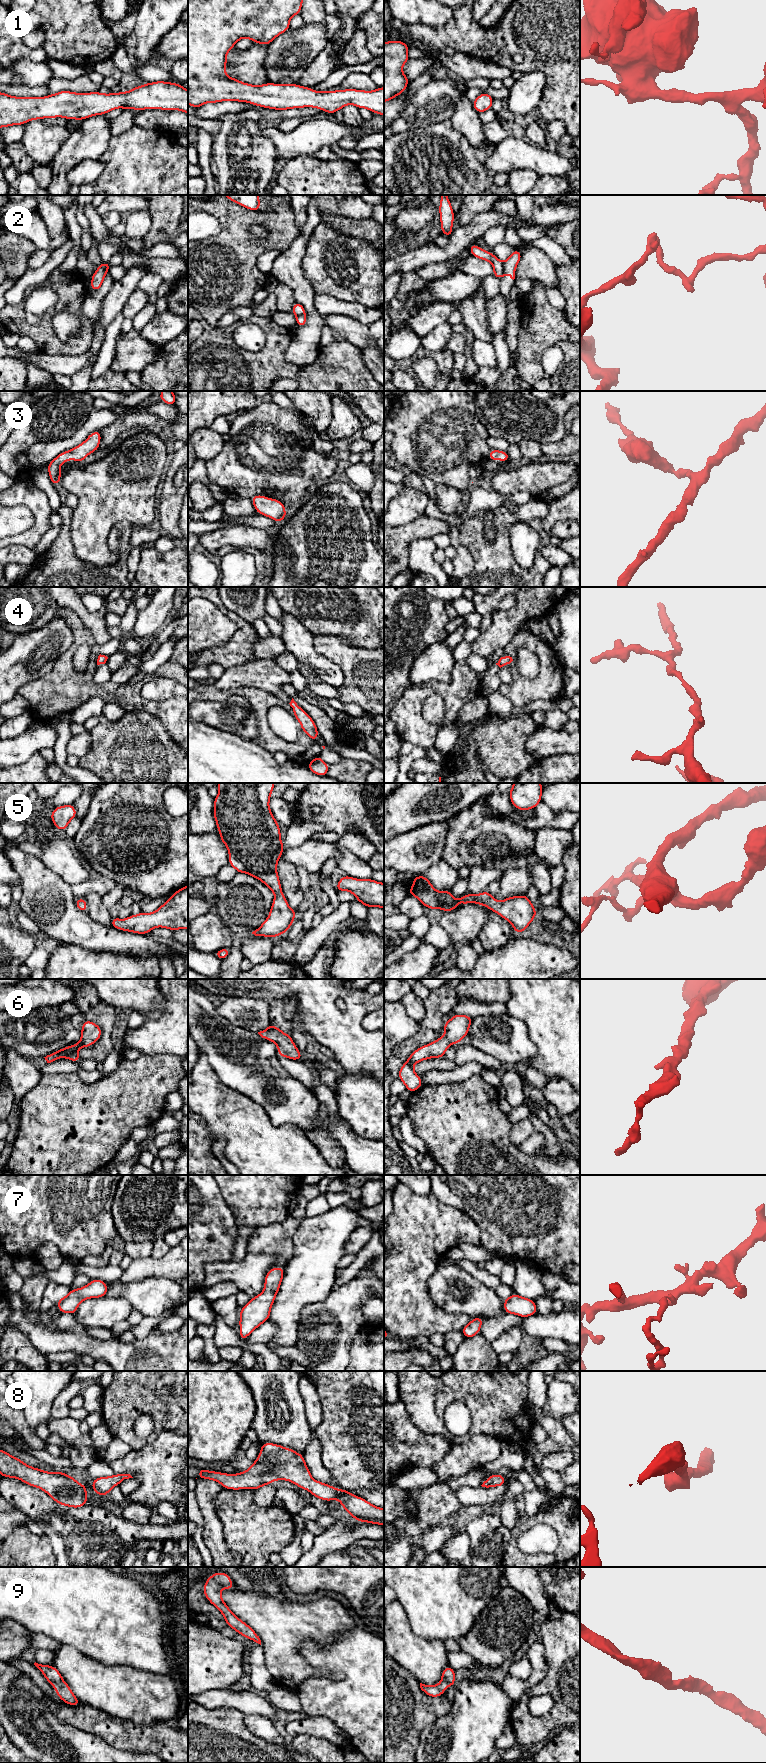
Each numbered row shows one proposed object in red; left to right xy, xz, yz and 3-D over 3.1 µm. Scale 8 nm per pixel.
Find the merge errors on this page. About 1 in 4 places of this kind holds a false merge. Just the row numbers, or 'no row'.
2

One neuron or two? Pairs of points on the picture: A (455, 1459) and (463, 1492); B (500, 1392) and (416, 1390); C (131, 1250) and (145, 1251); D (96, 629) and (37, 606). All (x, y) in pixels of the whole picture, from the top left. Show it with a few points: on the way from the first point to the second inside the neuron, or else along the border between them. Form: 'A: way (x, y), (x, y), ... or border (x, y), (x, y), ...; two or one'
A: border (455, 1494), (462, 1506); two
B: way (479, 1390), (437, 1390); one
C: way (134, 1250), (142, 1250); one
D: way (84, 614), (69, 599), (52, 599); one

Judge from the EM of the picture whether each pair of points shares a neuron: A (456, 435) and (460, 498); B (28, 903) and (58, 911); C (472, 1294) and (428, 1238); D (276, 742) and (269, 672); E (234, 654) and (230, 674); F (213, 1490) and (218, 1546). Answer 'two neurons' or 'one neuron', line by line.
A: two neurons
B: one neuron
C: two neurons
D: two neurons
E: two neurons
F: one neuron

